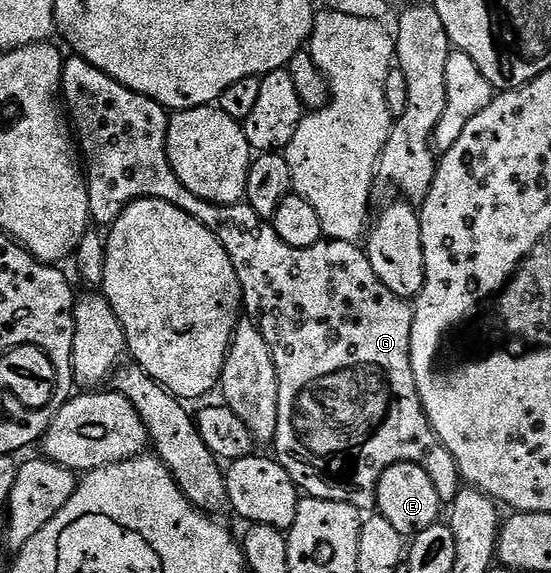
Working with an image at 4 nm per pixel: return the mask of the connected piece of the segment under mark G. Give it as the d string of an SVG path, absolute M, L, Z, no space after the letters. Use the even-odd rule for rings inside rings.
M71 54L64 59L61 96L65 101L66 111L67 108L71 111L71 120L75 123L73 132L77 137L78 147L81 149L82 163L85 165L89 210L91 211L91 219L96 225L110 226L114 224L115 219L135 200L164 200L181 210L185 210L185 214L196 216L216 236L221 242L221 246L225 246L225 250L237 270L237 278L243 291L243 303L246 311L255 312L251 314L257 321L265 342L269 342L271 347L273 362L279 375L279 406L277 410L277 434L273 441L276 452L274 452L274 455L277 457L279 464L285 466L285 470L289 470L289 474L298 488L307 496L316 496L319 500L345 502L349 506L359 509L360 513L367 514L376 507L377 486L383 471L394 464L409 462L421 466L421 470L425 470L425 474L429 474L429 478L433 478L433 486L437 486L437 494L444 502L455 500L461 487L459 467L453 458L453 454L449 454L447 447L439 441L437 434L431 428L431 423L425 414L423 403L419 397L417 382L413 376L413 366L411 365L412 305L401 299L397 294L393 294L393 290L389 290L389 286L385 286L377 278L377 274L373 274L373 266L369 262L366 251L358 243L350 244L349 242L326 238L320 240L317 246L309 246L308 248L285 246L285 242L281 242L281 238L277 238L277 230L268 221L262 220L251 209L250 204L240 202L220 206L197 198L197 194L193 194L180 182L169 162L169 154L167 153L168 109L162 108L153 98L149 98L145 94L137 94L126 88L125 85L117 83L113 78L109 78L109 74L97 70L89 62L82 60L80 56Z

